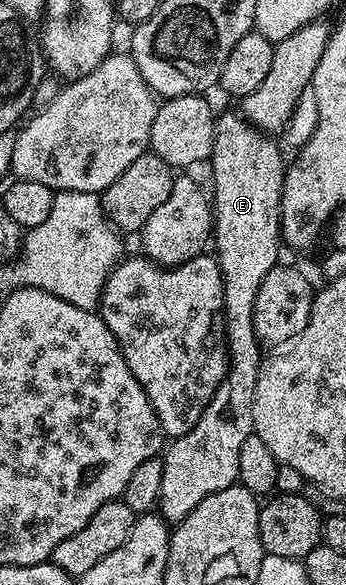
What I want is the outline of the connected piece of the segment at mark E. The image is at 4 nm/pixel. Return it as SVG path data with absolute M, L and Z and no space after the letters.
M240 113L225 114L216 119L217 127L215 128L215 140L213 141L213 152L211 155L211 167L213 166L213 190L211 189L211 205L213 207L213 233L211 235L212 245L217 245L215 249L215 257L221 275L223 276L223 300L225 301L225 353L227 355L227 365L225 375L219 384L219 388L215 392L215 396L211 396L211 400L207 404L207 408L203 408L203 412L199 416L199 420L190 428L183 436L172 439L164 447L161 463L163 464L163 488L159 488L159 500L156 509L159 511L166 523L176 524L183 521L190 512L195 508L195 504L199 504L199 500L207 500L207 496L211 496L211 492L223 492L223 488L234 485L239 476L239 448L243 445L243 440L247 440L247 436L253 434L253 401L255 400L255 384L259 380L259 368L263 357L263 347L261 341L255 336L255 328L253 327L253 317L255 316L255 296L259 292L259 284L263 284L263 276L267 276L267 272L271 272L271 268L278 265L279 258L277 253L283 250L281 241L281 193L283 192L283 184L285 183L285 172L287 169L286 159L281 159L281 150L276 146L274 139L266 134L264 130L258 130L252 126L250 122L246 122Z

